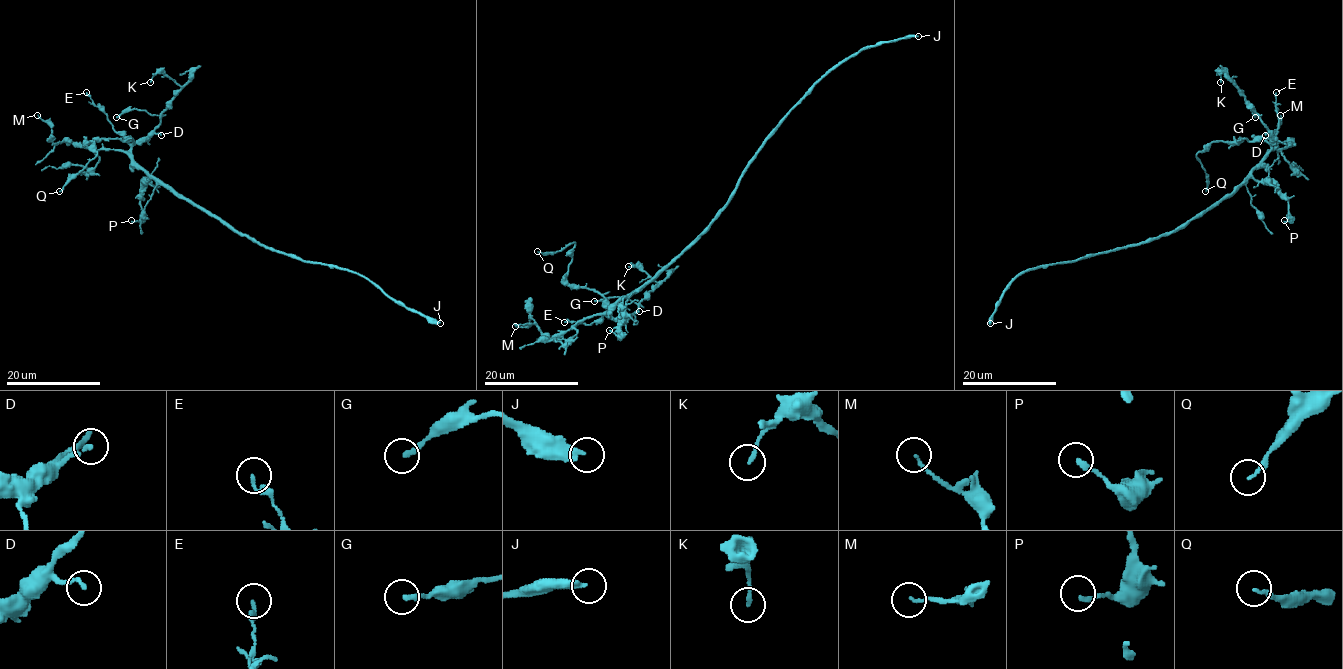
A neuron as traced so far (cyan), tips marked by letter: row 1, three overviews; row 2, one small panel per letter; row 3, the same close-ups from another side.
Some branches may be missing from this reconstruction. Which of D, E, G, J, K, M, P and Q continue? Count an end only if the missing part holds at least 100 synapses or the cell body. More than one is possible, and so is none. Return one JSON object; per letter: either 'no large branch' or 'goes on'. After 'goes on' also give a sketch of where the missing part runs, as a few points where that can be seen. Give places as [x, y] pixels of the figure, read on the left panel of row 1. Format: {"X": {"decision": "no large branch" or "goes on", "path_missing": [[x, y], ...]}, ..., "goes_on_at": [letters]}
{"D": {"decision": "no large branch"}, "E": {"decision": "no large branch"}, "G": {"decision": "no large branch"}, "J": {"decision": "goes on"}, "K": {"decision": "no large branch"}, "M": {"decision": "no large branch"}, "P": {"decision": "no large branch"}, "Q": {"decision": "no large branch"}, "goes_on_at": ["J"]}

